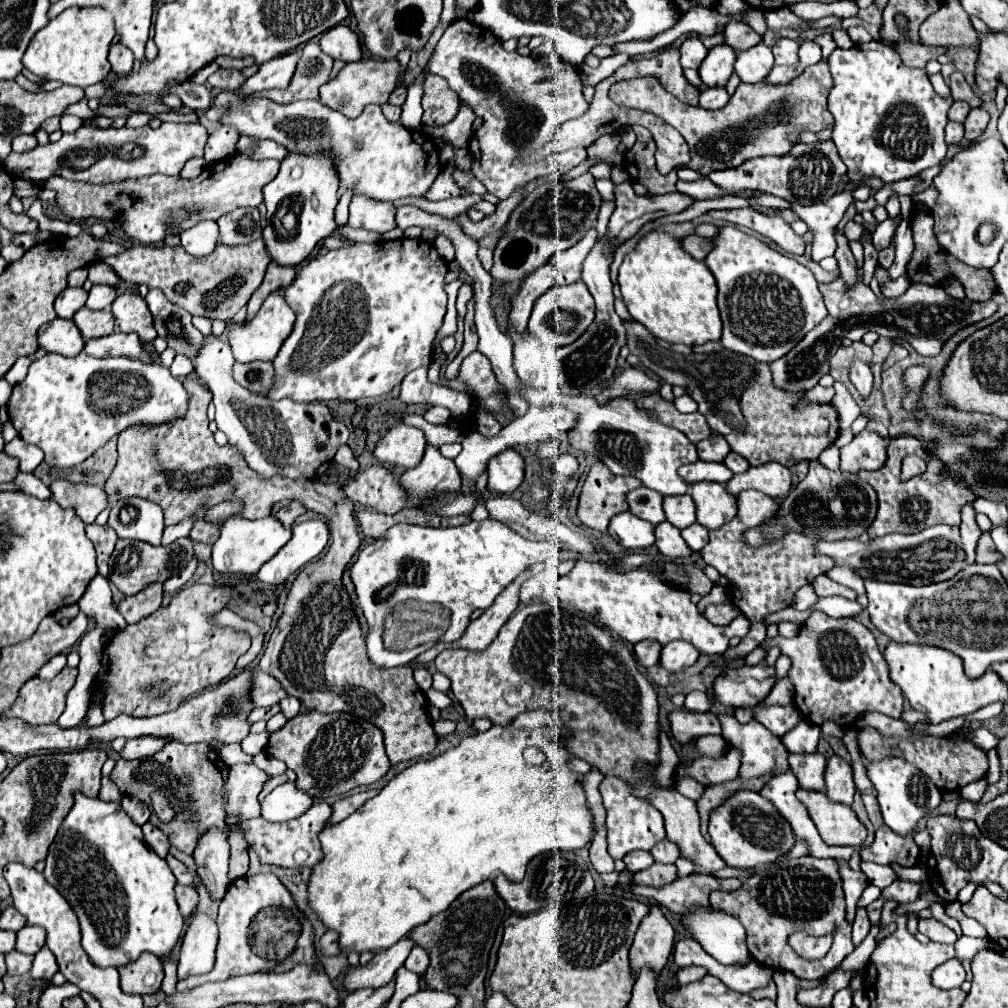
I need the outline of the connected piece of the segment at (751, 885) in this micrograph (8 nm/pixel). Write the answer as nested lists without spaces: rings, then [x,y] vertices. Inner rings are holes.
[[[813,856],[787,858],[751,874],[743,886],[735,892],[711,892],[709,902],[735,916],[747,932],[747,948],[755,962],[773,968],[789,970],[797,978],[819,980],[833,972],[847,954],[855,950],[851,942],[851,924],[845,918],[845,896],[841,890],[841,876],[835,860],[819,860]],[[793,932],[807,932],[813,936],[833,934],[833,946],[821,960],[801,960],[787,946],[787,938]]]

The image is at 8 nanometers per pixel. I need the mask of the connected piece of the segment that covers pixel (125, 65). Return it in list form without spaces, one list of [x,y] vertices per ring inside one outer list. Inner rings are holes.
[[[113,44],[111,52],[109,52],[109,62],[115,74],[123,76],[129,74],[133,70],[133,52],[129,52],[129,48],[125,48],[123,44]]]

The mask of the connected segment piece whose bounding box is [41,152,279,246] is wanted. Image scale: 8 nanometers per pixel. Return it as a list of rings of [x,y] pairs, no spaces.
[[[243,152],[243,154],[233,154],[227,160],[209,164],[203,168],[203,172],[197,178],[181,178],[181,176],[165,176],[165,174],[153,174],[153,176],[145,176],[145,178],[129,178],[129,180],[117,180],[117,182],[109,182],[109,184],[85,184],[85,182],[73,182],[73,180],[65,180],[61,176],[51,176],[49,180],[41,182],[43,188],[55,190],[55,202],[59,206],[59,210],[67,216],[73,218],[77,222],[87,222],[89,218],[97,218],[97,220],[105,220],[105,222],[123,222],[123,232],[129,238],[135,238],[147,246],[155,246],[161,244],[165,240],[165,236],[169,234],[179,234],[185,232],[187,228],[191,228],[193,224],[201,222],[201,220],[213,220],[217,222],[223,214],[233,212],[235,208],[257,208],[263,204],[263,186],[269,184],[279,172],[279,160],[255,160],[251,156],[251,152]]]

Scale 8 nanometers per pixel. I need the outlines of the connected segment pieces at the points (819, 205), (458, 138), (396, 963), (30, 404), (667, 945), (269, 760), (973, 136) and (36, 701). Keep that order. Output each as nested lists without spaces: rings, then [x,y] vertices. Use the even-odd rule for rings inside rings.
[[[835,194],[831,200],[815,202],[811,206],[793,204],[793,212],[797,212],[799,218],[813,232],[811,258],[815,262],[835,254],[835,228],[851,204],[853,194]]]
[[[461,104],[461,110],[455,116],[455,120],[451,120],[447,126],[441,128],[429,128],[427,132],[433,138],[445,138],[455,148],[467,148],[469,138],[473,134],[473,120],[475,120],[473,110],[467,104]]]
[[[401,938],[391,948],[387,948],[383,954],[375,954],[367,966],[349,968],[345,976],[347,992],[355,992],[361,988],[383,988],[385,984],[389,984],[395,978],[397,968],[403,966],[413,946],[415,944],[411,940]]]
[[[81,352],[75,358],[65,358],[61,354],[45,354],[33,360],[23,382],[13,386],[13,394],[7,402],[9,418],[17,428],[19,436],[39,446],[45,452],[45,462],[55,468],[73,468],[87,460],[97,448],[117,436],[121,430],[133,424],[163,424],[177,420],[187,410],[187,390],[181,380],[171,376],[169,368],[161,364],[145,364],[125,356],[93,358]]]
[[[651,904],[629,952],[633,974],[637,974],[643,966],[651,966],[661,972],[673,950],[673,934],[673,926],[667,922],[659,906]]]
[[[261,752],[261,754],[255,756],[255,764],[257,764],[259,768],[263,768],[269,776],[279,776],[279,774],[285,774],[285,770],[287,770],[285,762],[275,760],[273,756],[267,756],[265,752]]]
[[[973,108],[965,120],[965,140],[969,142],[977,140],[987,128],[987,122],[989,122],[989,114],[983,108]]]
[[[65,666],[53,680],[31,678],[25,686],[21,686],[13,706],[7,708],[1,716],[21,718],[33,726],[55,724],[65,710],[67,692],[73,688],[77,673],[76,668]]]

